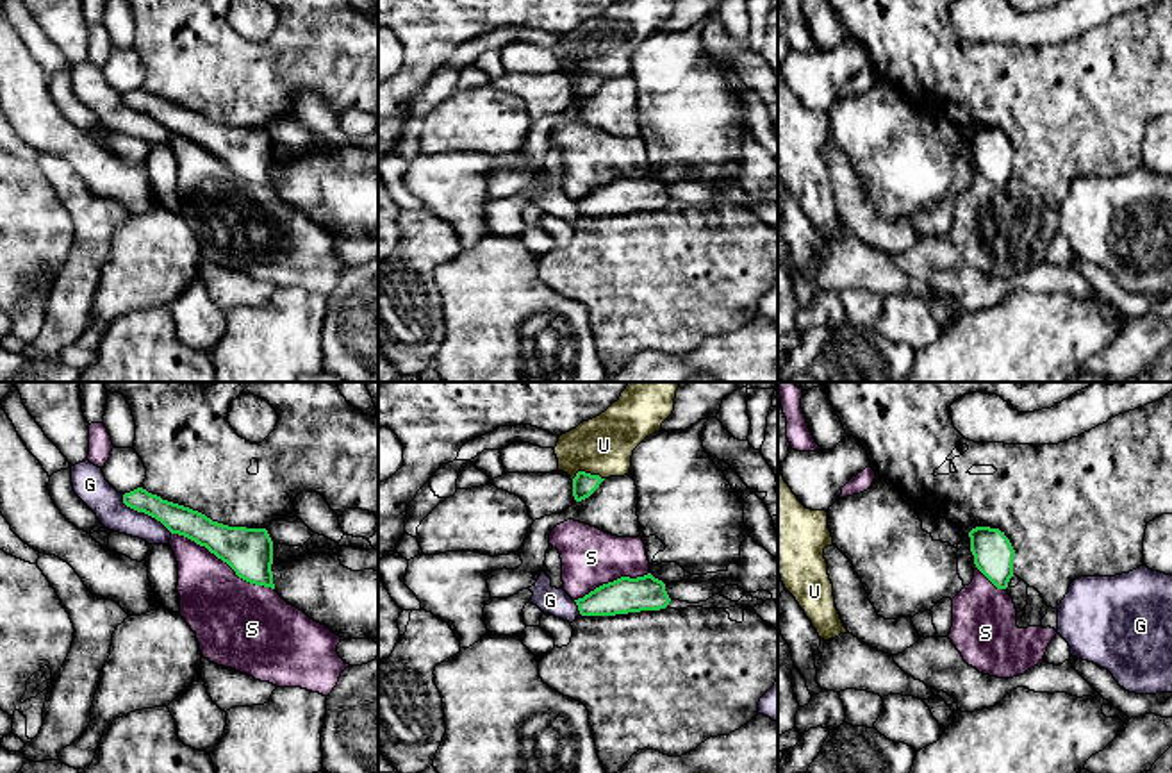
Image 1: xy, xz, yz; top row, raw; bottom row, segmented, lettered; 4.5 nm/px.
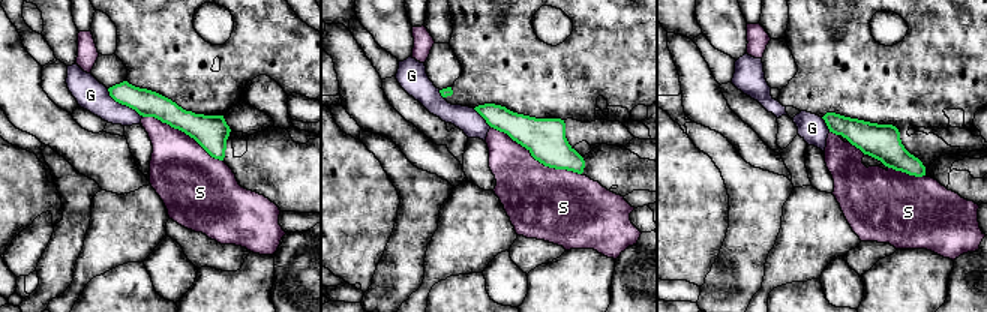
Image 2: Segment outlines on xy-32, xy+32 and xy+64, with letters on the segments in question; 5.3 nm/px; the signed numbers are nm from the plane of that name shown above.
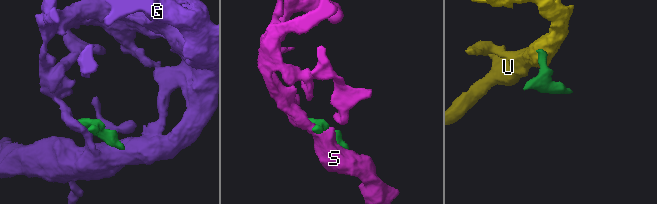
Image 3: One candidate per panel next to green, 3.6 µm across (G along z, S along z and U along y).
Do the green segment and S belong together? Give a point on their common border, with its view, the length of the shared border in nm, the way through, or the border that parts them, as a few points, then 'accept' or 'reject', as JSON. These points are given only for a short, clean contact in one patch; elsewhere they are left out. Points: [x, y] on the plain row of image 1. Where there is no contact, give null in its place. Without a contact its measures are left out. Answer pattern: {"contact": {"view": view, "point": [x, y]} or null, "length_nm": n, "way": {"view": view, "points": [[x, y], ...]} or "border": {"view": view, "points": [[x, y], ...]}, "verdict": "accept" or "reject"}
{"contact": {"view": "xy", "point": [223, 161]}, "length_nm": 550, "verdict": "reject"}

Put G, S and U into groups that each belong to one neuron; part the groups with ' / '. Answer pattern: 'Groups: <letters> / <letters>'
Groups: G / S / U

